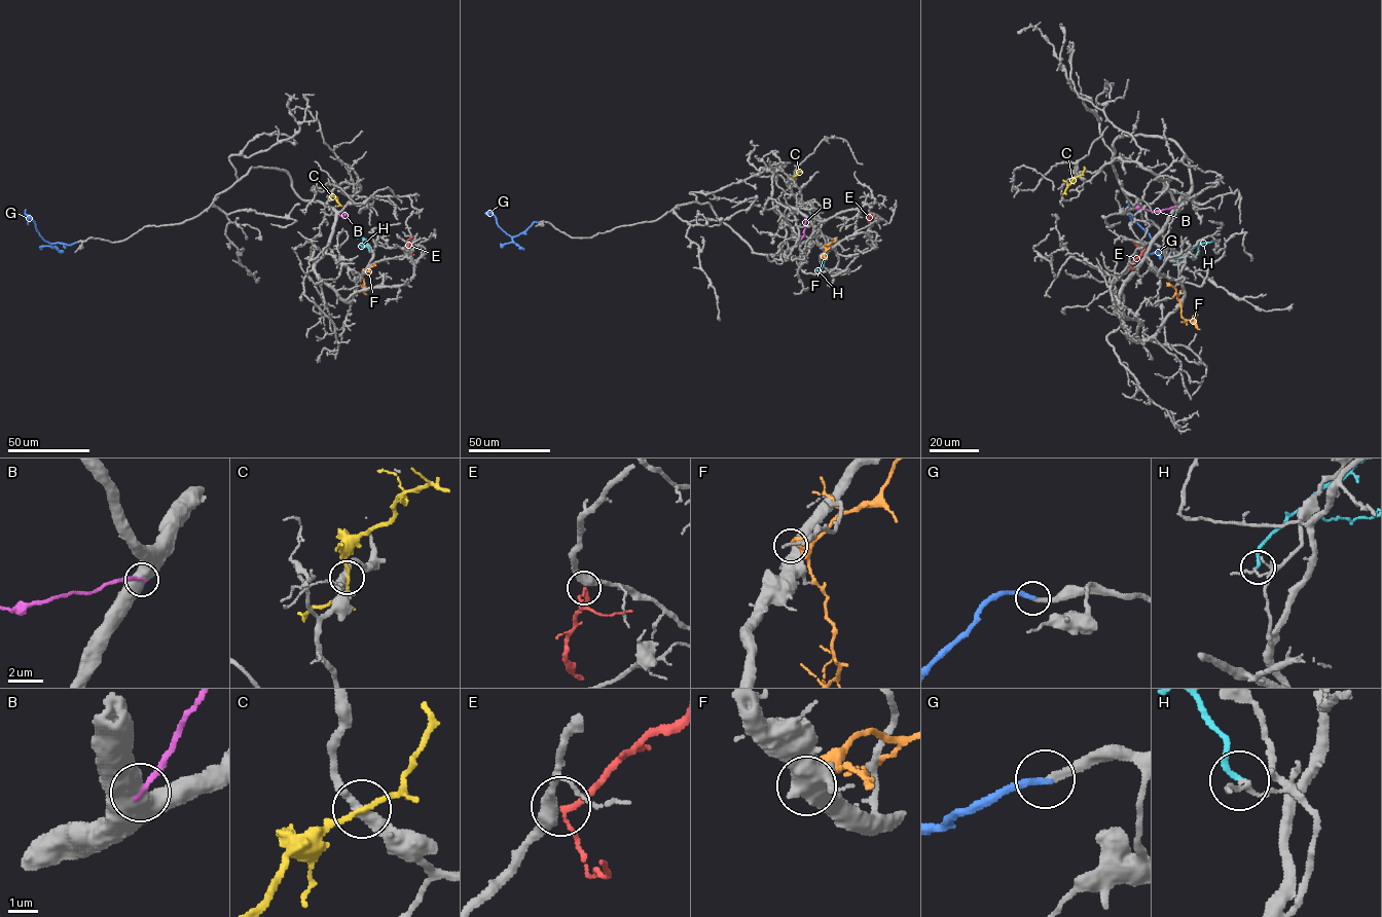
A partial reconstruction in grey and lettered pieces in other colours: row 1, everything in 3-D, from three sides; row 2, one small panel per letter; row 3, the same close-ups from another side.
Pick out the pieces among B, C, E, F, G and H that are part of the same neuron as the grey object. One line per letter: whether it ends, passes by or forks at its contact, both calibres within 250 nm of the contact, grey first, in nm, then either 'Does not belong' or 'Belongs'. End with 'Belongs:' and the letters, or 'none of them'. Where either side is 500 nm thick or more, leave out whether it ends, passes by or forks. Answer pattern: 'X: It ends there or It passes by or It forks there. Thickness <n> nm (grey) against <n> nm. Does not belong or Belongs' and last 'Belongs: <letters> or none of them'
B: Thickness 750 nm (grey) against 190 nm. Does not belong
C: It passes by. Thickness 340 nm (grey) against 150 nm. Does not belong
E: It passes by. Thickness 440 nm (grey) against 160 nm. Belongs
F: Thickness 550 nm (grey) against 170 nm. Does not belong
G: It ends there. Thickness 240 nm (grey) against 260 nm. Belongs
H: It ends there. Thickness 120 nm (grey) against 200 nm. Does not belong
Belongs: E, G

